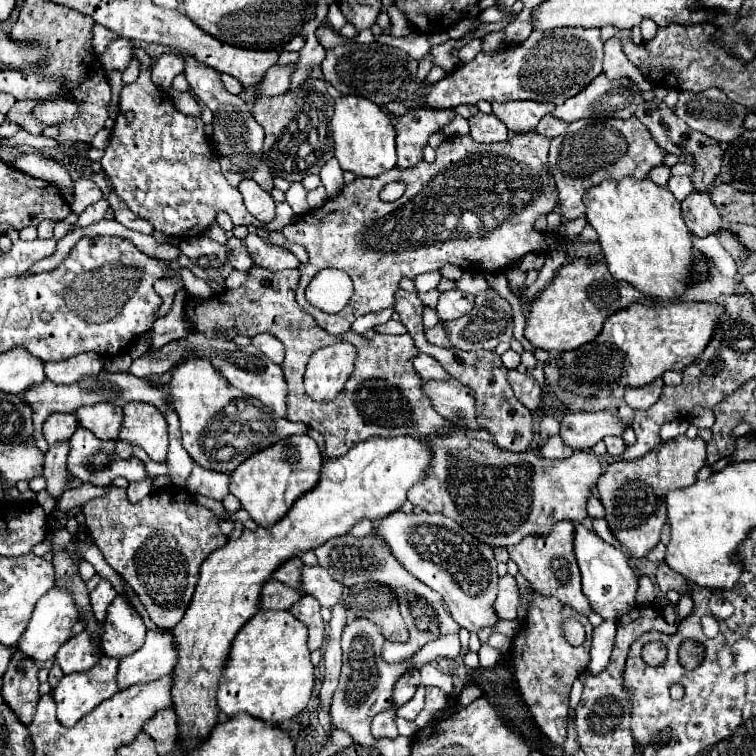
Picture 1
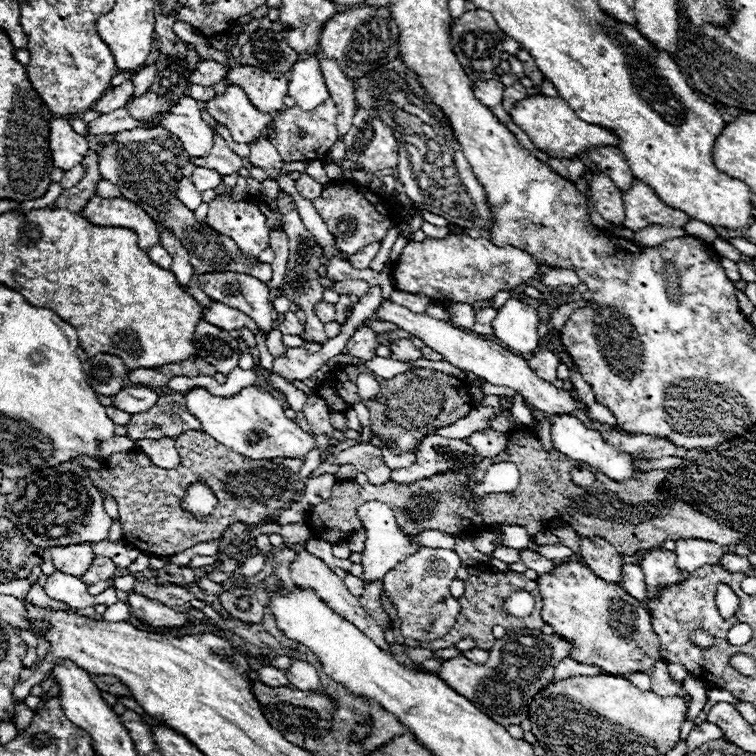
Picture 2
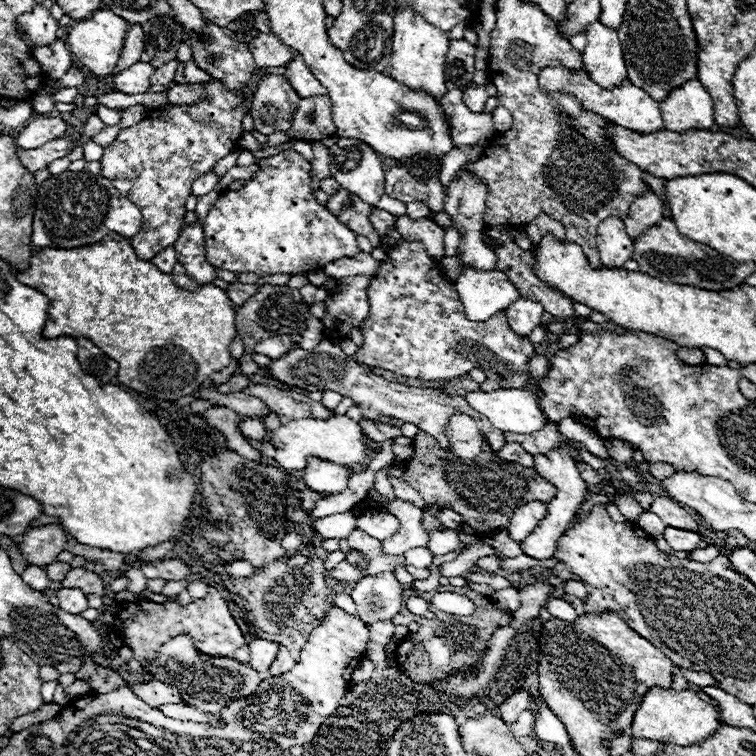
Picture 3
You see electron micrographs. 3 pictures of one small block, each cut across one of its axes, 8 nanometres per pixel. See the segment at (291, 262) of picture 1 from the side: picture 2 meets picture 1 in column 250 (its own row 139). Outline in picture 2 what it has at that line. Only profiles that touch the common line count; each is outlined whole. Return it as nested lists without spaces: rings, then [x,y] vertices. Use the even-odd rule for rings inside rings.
[[[236,86],[226,88],[224,94],[212,98],[208,102],[208,112],[216,122],[228,126],[238,144],[252,144],[272,122],[272,116],[258,112],[248,96]]]

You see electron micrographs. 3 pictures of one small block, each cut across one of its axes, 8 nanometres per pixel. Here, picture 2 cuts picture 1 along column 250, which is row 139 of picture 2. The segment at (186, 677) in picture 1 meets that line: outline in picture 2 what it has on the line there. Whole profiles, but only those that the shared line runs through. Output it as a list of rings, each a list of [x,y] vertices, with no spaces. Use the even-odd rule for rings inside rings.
[[[528,96],[516,102],[510,114],[512,114],[512,122],[530,136],[534,146],[550,154],[552,158],[574,158],[574,154],[584,154],[588,148],[594,146],[616,146],[616,134],[612,134],[602,126],[580,120],[560,96],[556,98]]]

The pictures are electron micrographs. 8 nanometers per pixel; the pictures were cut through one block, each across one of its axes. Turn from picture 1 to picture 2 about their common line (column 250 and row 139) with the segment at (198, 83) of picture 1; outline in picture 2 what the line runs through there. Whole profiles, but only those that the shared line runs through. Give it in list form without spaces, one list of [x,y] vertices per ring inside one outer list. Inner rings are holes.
[[[152,128],[152,130],[124,130],[118,132],[116,138],[100,150],[100,176],[104,180],[110,180],[112,184],[122,188],[124,198],[130,198],[130,202],[138,202],[150,214],[162,230],[174,230],[180,242],[186,244],[186,250],[190,250],[190,262],[194,266],[196,274],[212,274],[212,272],[240,272],[250,274],[254,278],[262,278],[262,282],[270,282],[272,278],[272,266],[260,260],[248,258],[232,238],[226,238],[206,224],[198,224],[194,220],[194,212],[188,210],[178,198],[176,198],[176,184],[182,180],[182,166],[188,162],[188,154],[182,148],[178,136],[164,128]]]

